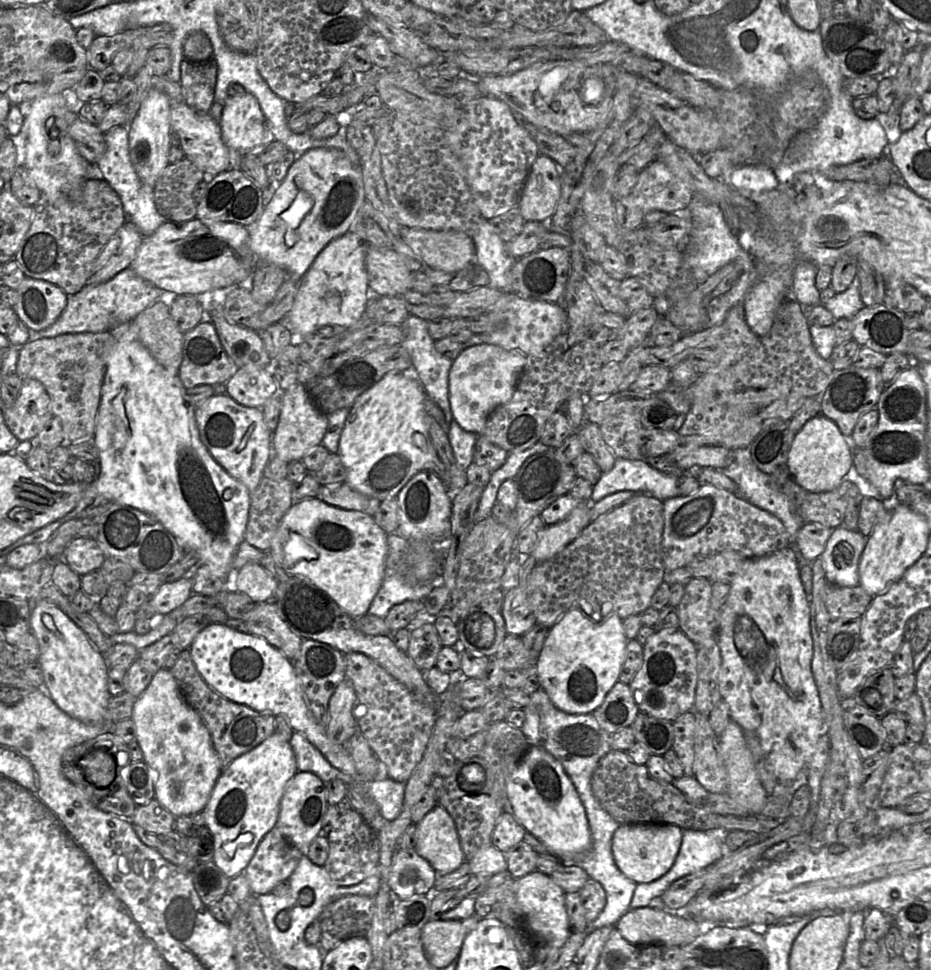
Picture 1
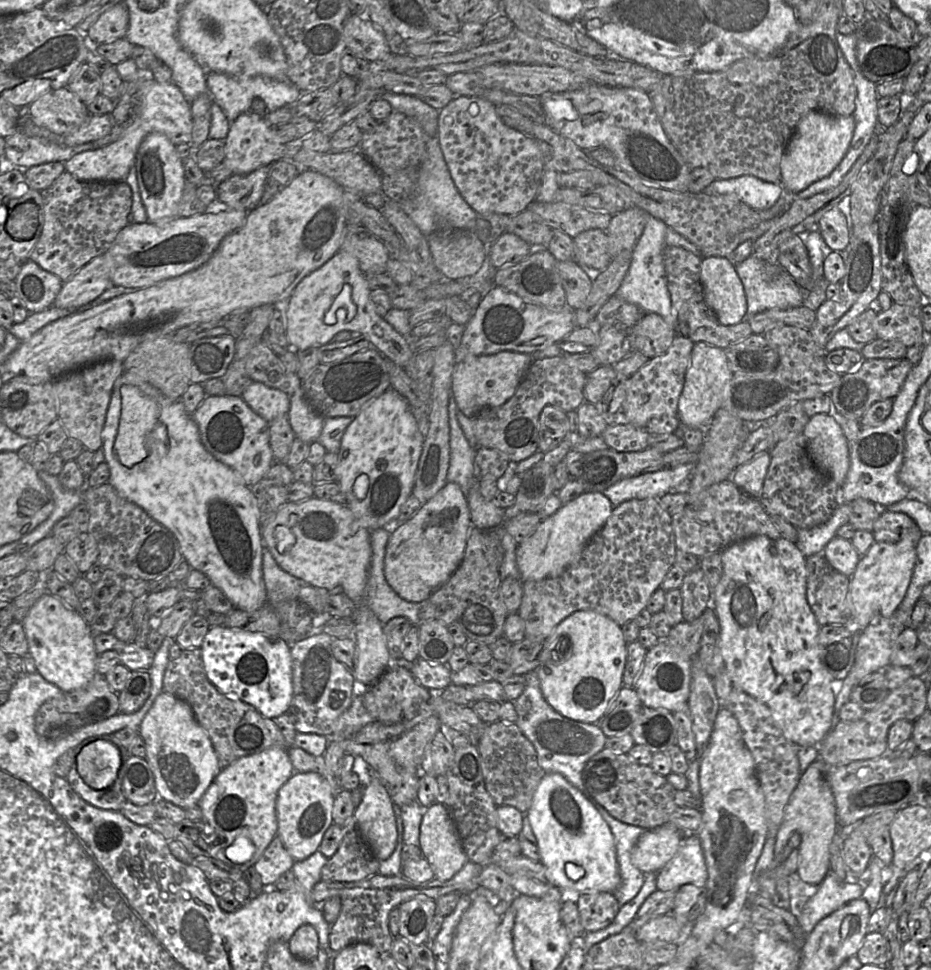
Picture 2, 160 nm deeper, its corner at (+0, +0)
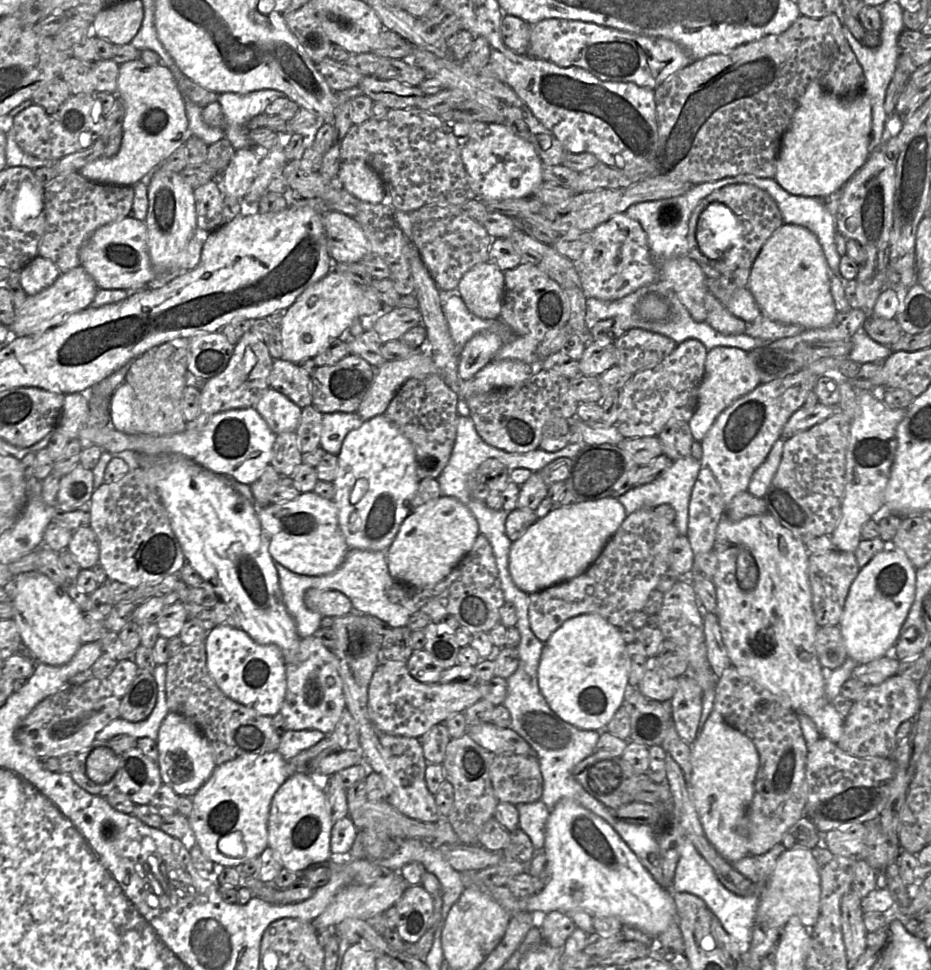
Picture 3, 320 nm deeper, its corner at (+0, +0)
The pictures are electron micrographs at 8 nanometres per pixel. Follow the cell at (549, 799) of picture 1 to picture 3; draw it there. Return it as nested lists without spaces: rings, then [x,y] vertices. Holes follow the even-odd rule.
[[[562,799],[550,811],[543,849],[547,857],[547,866],[551,868],[551,880],[539,893],[518,898],[522,911],[540,910],[549,913],[578,909],[592,916],[614,916],[623,924],[635,926],[652,937],[660,935],[670,923],[677,921],[671,892],[655,881],[635,853],[604,819],[576,802]]]

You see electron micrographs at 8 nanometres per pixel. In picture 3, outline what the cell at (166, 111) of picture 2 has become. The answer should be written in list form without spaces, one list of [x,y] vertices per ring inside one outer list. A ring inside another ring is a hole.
[[[140,58],[121,64],[116,97],[125,107],[118,153],[112,157],[101,156],[78,172],[94,183],[133,187],[185,143],[190,135],[188,120],[174,76],[163,64],[148,65]]]

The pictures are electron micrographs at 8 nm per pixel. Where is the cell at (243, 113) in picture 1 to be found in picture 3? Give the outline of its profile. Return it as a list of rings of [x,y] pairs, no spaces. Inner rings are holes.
[[[252,148],[236,150],[225,171],[218,176],[223,192],[243,200],[255,178],[259,162],[260,157]]]

